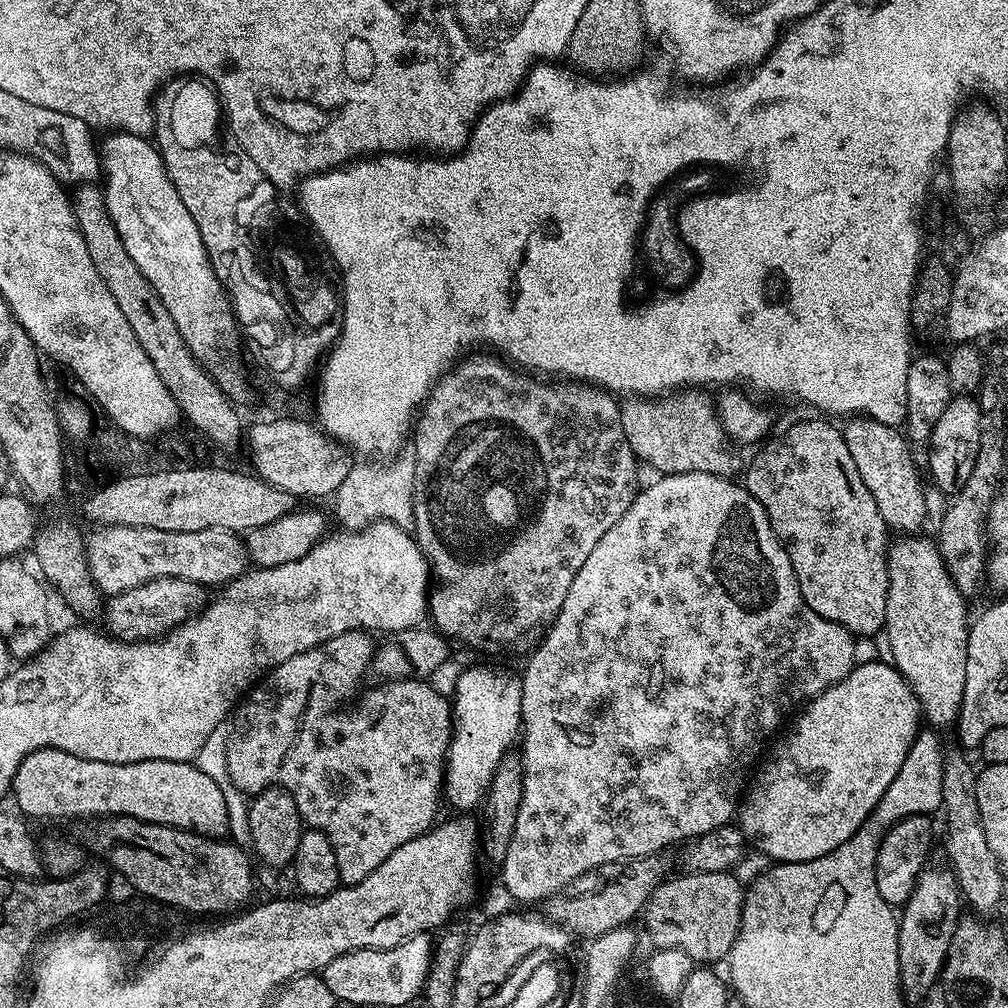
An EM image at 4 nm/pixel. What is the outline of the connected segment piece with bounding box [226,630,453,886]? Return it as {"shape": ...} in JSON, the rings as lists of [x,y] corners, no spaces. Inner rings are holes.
{"shape":[[[357,630],[343,632],[302,654],[294,654],[292,662],[306,662],[312,680],[292,738],[278,760],[272,780],[266,785],[260,772],[260,760],[256,760],[256,754],[248,754],[252,742],[234,742],[232,748],[230,741],[226,742],[227,783],[245,794],[255,794],[267,788],[286,789],[290,798],[294,798],[294,806],[298,806],[301,821],[309,829],[324,832],[326,838],[330,838],[334,858],[338,858],[340,882],[344,886],[362,882],[362,878],[374,874],[374,870],[378,870],[398,846],[406,846],[406,842],[433,827],[437,819],[436,807],[442,804],[444,766],[452,741],[449,697],[438,694],[431,683],[420,678],[377,683],[377,688],[370,689],[357,702],[353,712],[336,712],[343,700],[355,694],[364,671],[367,673],[371,669],[373,651],[373,637],[367,631]]]}

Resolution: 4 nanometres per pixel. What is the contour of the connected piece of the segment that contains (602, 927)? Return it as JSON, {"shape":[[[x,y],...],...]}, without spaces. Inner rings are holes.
{"shape":[[[663,855],[639,856],[633,860],[606,862],[592,868],[586,874],[574,878],[560,892],[555,892],[546,901],[547,919],[556,921],[568,932],[583,938],[601,936],[615,928],[631,925],[648,903],[650,894],[669,875],[668,864]]]}

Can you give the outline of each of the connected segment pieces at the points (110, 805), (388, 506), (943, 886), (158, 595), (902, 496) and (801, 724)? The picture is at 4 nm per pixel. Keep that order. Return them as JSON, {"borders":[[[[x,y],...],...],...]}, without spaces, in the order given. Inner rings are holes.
{"borders":[[[[39,748],[18,766],[10,796],[16,799],[15,807],[25,817],[65,816],[72,820],[75,816],[133,816],[148,824],[165,824],[200,836],[224,838],[229,833],[223,792],[220,784],[186,760],[115,764],[78,758],[57,748]]],[[[397,455],[389,459],[385,468],[371,468],[371,463],[360,462],[352,467],[342,478],[342,486],[334,493],[336,500],[336,516],[341,520],[343,527],[348,530],[359,530],[366,524],[376,520],[388,520],[405,530],[412,528],[414,522],[414,466],[415,455]]],[[[925,866],[920,871],[920,877],[910,894],[908,903],[903,905],[898,916],[900,985],[905,1001],[912,1006],[919,1006],[922,998],[926,998],[926,994],[930,994],[930,990],[937,987],[948,957],[950,942],[954,938],[954,930],[962,919],[960,913],[962,897],[956,873],[948,866],[932,867]]],[[[154,578],[134,590],[107,597],[102,608],[102,621],[107,635],[117,640],[155,640],[192,619],[206,604],[205,585],[195,584],[186,578]]],[[[857,416],[847,421],[842,431],[846,438],[846,447],[850,450],[850,458],[854,458],[854,466],[858,466],[858,474],[862,482],[866,482],[866,490],[874,494],[874,502],[878,506],[878,514],[882,514],[885,524],[896,534],[916,534],[921,531],[924,519],[928,516],[928,500],[924,497],[924,484],[916,473],[916,460],[912,457],[913,449],[899,427],[883,424],[870,416]]],[[[868,660],[865,664],[857,663],[842,682],[830,686],[822,695],[815,696],[811,702],[805,703],[802,711],[804,713],[797,718],[784,748],[778,749],[768,761],[763,761],[764,769],[757,774],[756,781],[754,776],[738,805],[738,827],[743,832],[745,841],[751,847],[753,844],[762,855],[769,856],[769,861],[782,864],[822,858],[822,854],[830,854],[830,850],[842,846],[842,842],[849,840],[868,821],[868,816],[878,806],[882,794],[886,794],[890,782],[898,778],[898,770],[902,770],[902,762],[906,762],[906,754],[910,754],[910,746],[916,741],[916,733],[922,728],[922,709],[912,692],[912,687],[895,666],[888,662],[883,664],[880,660]]]]}

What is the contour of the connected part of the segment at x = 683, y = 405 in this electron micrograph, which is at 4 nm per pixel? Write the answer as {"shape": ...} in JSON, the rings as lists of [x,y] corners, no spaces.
{"shape":[[[676,390],[659,398],[628,398],[620,404],[626,442],[641,465],[649,464],[665,476],[701,472],[732,478],[741,471],[742,460],[740,464],[733,441],[724,433],[717,405],[704,392]]]}

